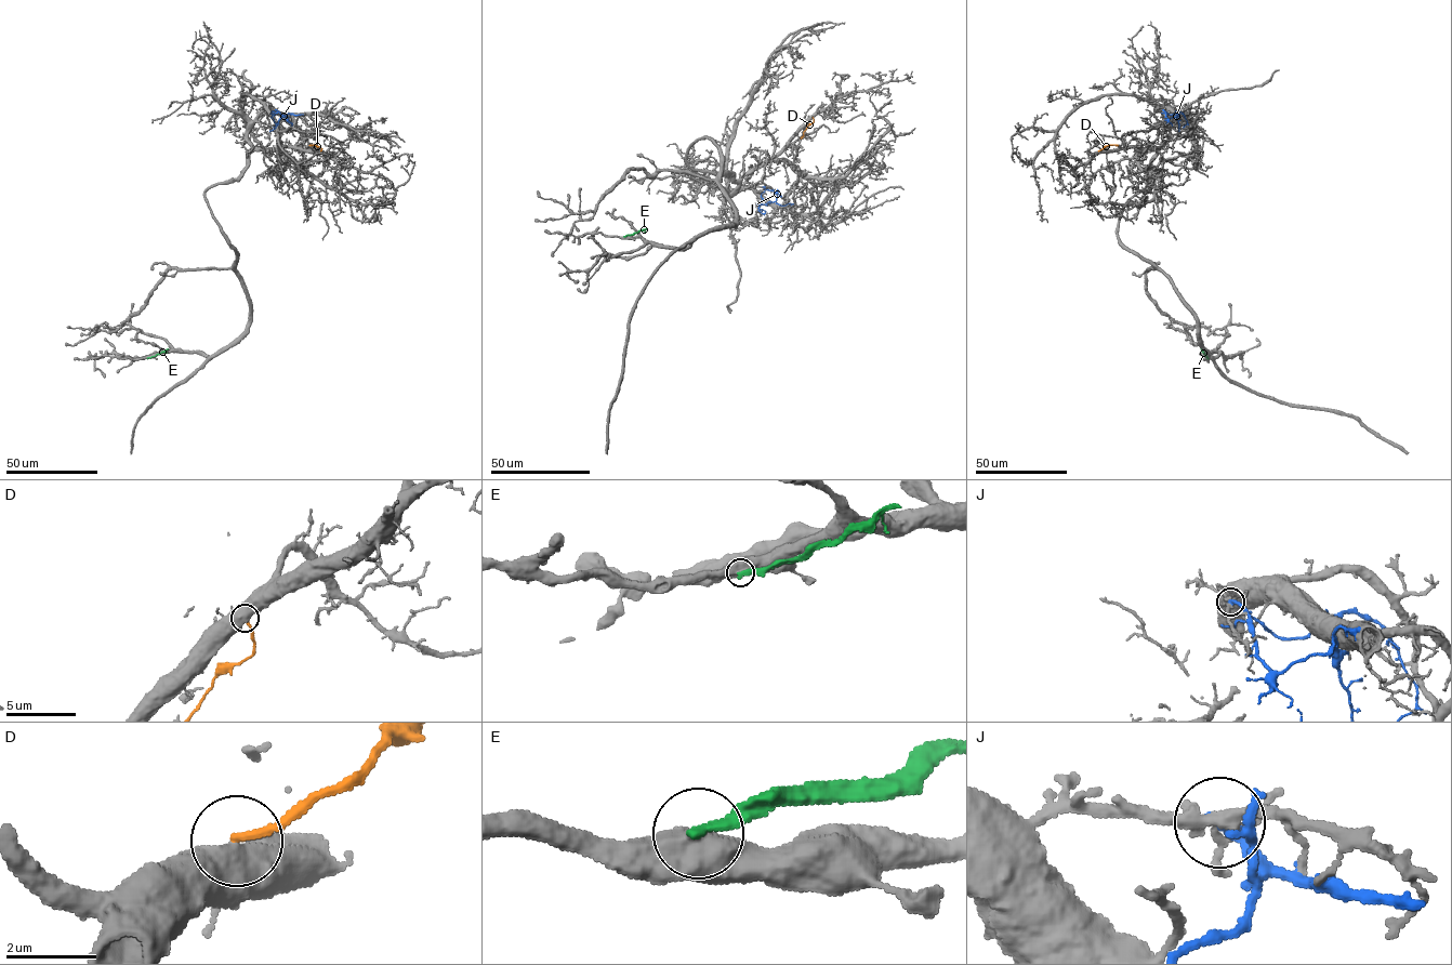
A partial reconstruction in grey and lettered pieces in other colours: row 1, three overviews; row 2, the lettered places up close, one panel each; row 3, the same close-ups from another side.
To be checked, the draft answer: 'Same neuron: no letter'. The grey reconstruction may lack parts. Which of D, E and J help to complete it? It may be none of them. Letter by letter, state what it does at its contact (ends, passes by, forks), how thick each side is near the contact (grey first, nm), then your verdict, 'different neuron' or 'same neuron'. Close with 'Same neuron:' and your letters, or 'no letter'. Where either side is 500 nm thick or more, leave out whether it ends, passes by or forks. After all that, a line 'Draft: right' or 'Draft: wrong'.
D: 750/160 nm | different neuron
E: 550/280 nm | different neuron
J: it ends | 280/320 nm | different neuron
Same neuron: no letter
Draft: right

